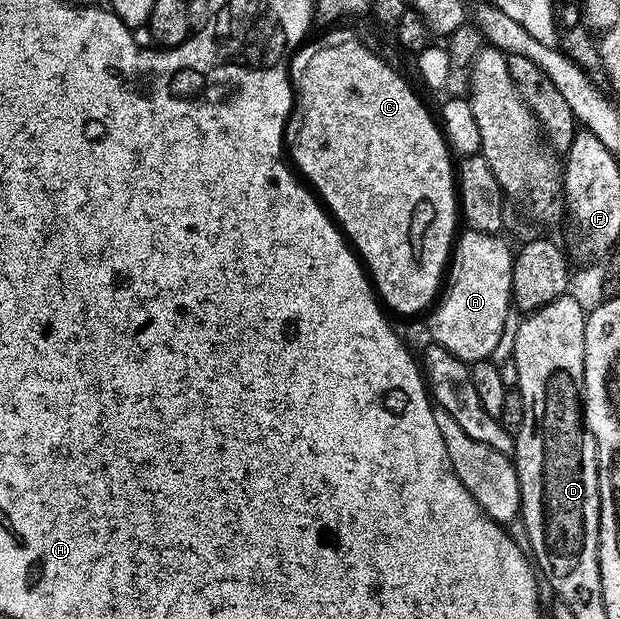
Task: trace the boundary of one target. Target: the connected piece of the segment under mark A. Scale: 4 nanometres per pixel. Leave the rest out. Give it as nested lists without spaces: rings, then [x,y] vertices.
[[[465,230],[457,240],[456,248],[454,251],[454,260],[452,268],[448,273],[448,284],[445,286],[443,295],[439,300],[437,306],[433,308],[433,311],[427,316],[428,319],[428,331],[432,338],[430,338],[435,344],[444,347],[446,350],[457,356],[462,362],[475,365],[480,362],[485,362],[490,358],[493,358],[494,351],[499,347],[506,327],[508,325],[508,319],[510,317],[510,305],[514,303],[514,292],[515,292],[515,254],[512,253],[509,245],[503,240],[504,237],[497,234],[482,233],[478,231]]]

